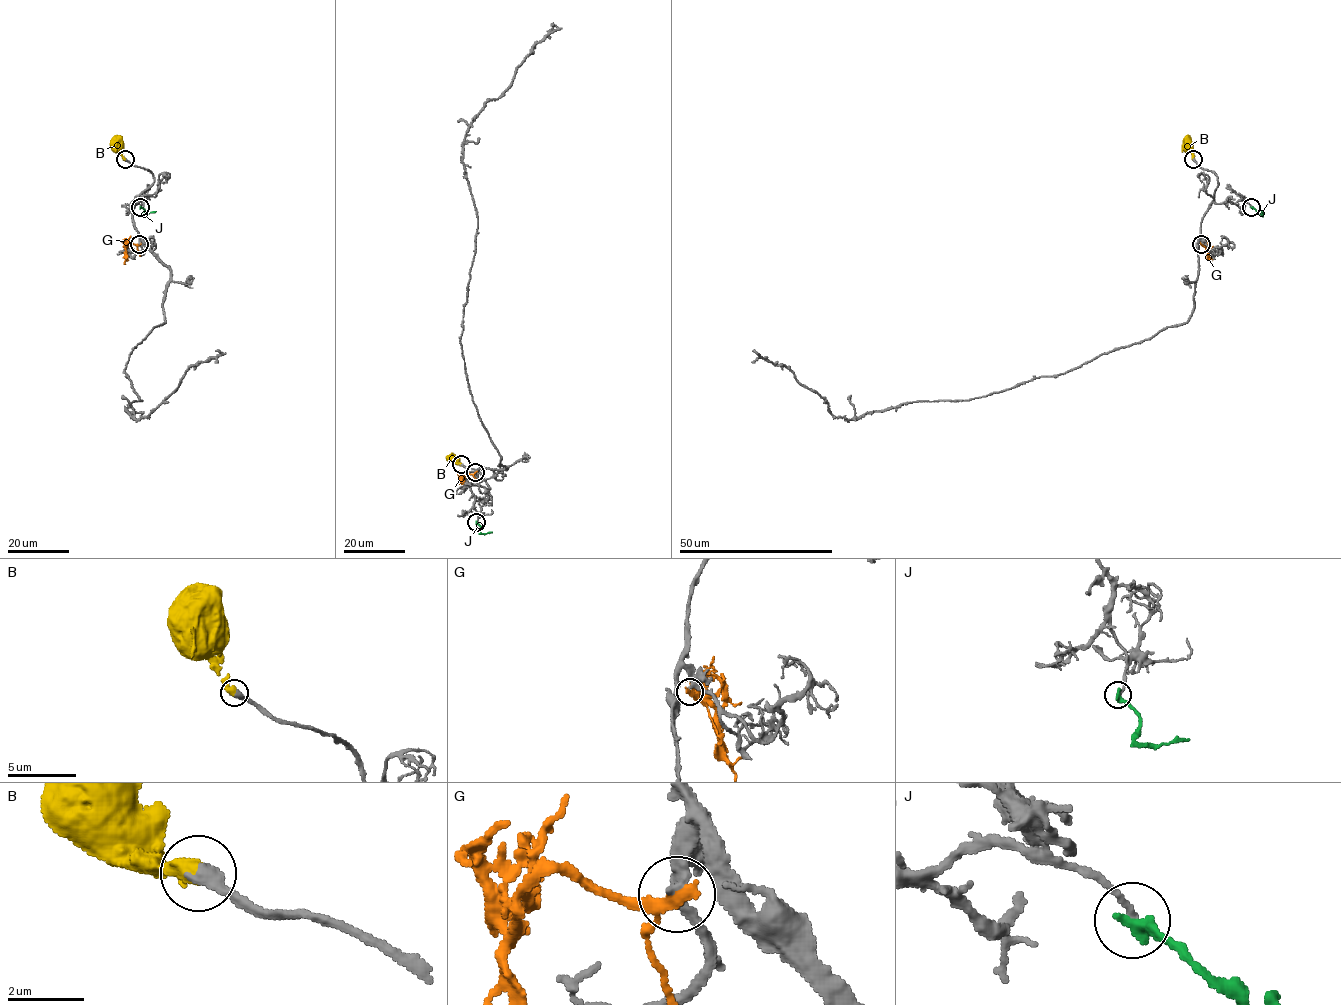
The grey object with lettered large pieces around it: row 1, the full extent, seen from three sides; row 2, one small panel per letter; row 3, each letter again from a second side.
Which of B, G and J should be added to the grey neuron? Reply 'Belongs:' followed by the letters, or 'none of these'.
Belongs: B

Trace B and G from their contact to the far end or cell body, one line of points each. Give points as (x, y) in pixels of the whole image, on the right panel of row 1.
B: (1193, 159), (1193, 145), (1186, 136)
G: (1201, 244), (1207, 248), (1211, 264)

